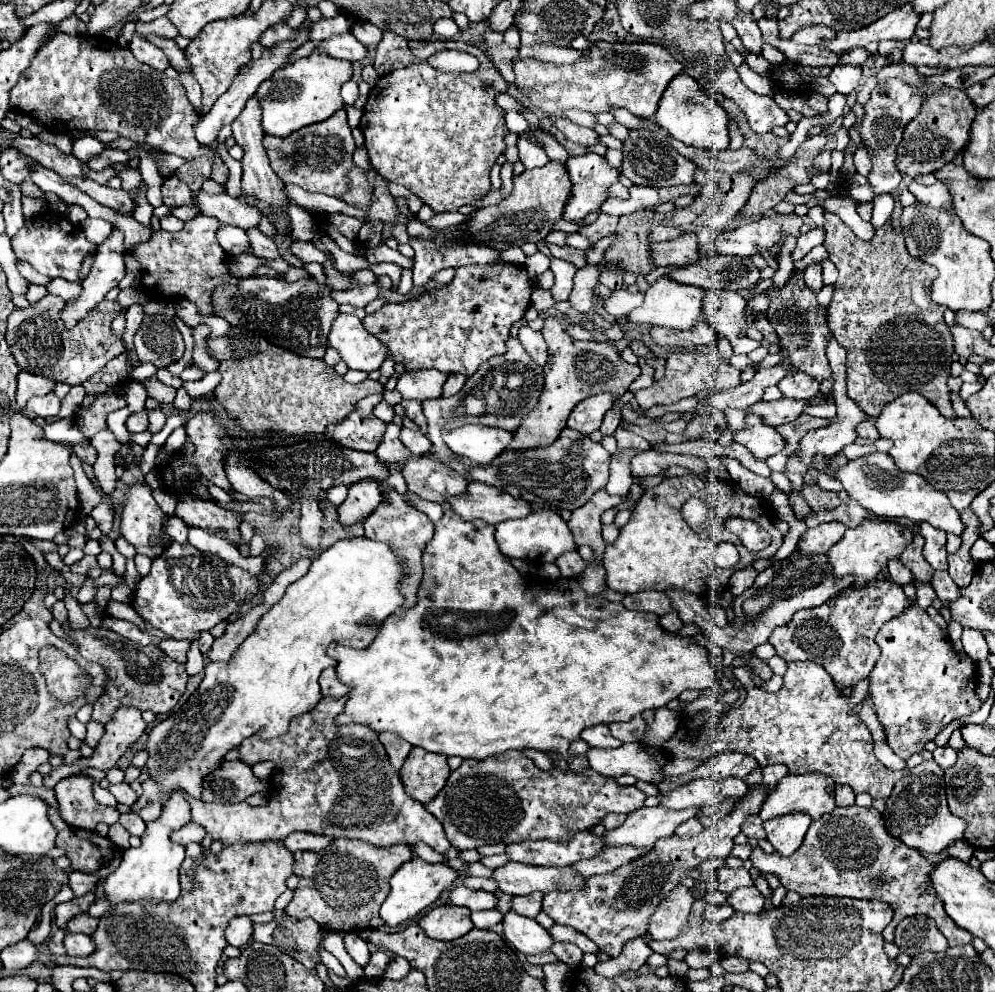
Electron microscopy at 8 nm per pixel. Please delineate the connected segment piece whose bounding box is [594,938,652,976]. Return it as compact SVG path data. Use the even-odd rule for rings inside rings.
M634 938L634 940L630 940L630 944L626 944L626 948L622 950L620 956L596 964L594 970L600 976L616 976L624 970L640 968L648 960L650 954L652 954L652 948L644 942L644 938Z

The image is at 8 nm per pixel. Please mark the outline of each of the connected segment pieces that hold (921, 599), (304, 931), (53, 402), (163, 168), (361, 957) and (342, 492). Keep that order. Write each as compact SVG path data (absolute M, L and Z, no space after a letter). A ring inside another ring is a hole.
M912 580L912 584L916 586L916 598L918 598L918 606L922 606L924 610L932 604L932 600L936 598L932 586L928 582L920 582L920 580Z
M276 918L270 924L256 924L252 938L256 942L282 948L282 952L310 970L316 970L316 966L322 962L318 954L322 946L322 928L310 918Z
M46 394L42 398L32 398L26 408L34 410L38 416L46 418L46 416L58 416L60 412L60 400L54 394Z
M166 152L157 154L157 167L163 178L170 177L186 160L180 156ZM173 172L173 173L172 173Z
M354 932L344 934L344 946L346 946L346 952L354 958L356 964L360 964L360 966L368 964L370 950L368 950L368 944L358 934L354 934Z
M344 485L334 486L327 491L327 499L332 506L340 506L348 495L348 487Z

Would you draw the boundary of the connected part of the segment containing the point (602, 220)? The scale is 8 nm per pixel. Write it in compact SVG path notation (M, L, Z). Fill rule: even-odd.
M600 212L598 218L596 218L596 222L580 228L578 232L580 232L582 236L586 236L588 242L594 246L598 240L602 240L602 238L606 238L606 236L612 236L614 230L616 230L616 224L618 224L618 218L616 218L616 216L610 216L610 214L602 214L602 212Z

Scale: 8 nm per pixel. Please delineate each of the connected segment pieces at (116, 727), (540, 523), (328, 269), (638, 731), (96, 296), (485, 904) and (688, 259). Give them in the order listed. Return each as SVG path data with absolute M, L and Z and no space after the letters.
M118 708L110 722L106 724L106 732L96 744L90 758L78 758L74 764L60 764L52 768L48 776L44 776L44 786L54 788L56 782L70 774L78 774L86 768L110 770L116 766L116 760L144 734L146 722L140 716L138 708Z
M536 510L534 514L518 520L506 520L496 524L496 542L500 552L508 558L522 558L522 560L538 560L542 564L554 562L560 554L576 550L572 534L560 514L552 510Z
M328 254L328 260L322 266L324 266L324 276L326 276L326 286L342 291L347 290L351 286L351 279L354 272L338 272L334 268L334 258L330 254Z
M638 714L628 722L612 722L610 732L614 738L618 738L622 742L642 742L644 732L646 732L646 722Z
M116 228L114 234L98 246L90 274L82 282L82 294L72 302L66 302L62 310L62 322L66 324L66 328L74 328L74 324L78 324L78 320L82 320L86 312L94 310L104 300L104 296L122 280L126 270L124 254L120 252L122 244L124 234Z
M456 886L450 892L450 904L456 906L466 906L468 910L488 910L488 908L496 908L498 898L492 892L484 892L484 890L472 890L466 886Z
M684 234L670 242L658 242L652 246L652 260L656 266L686 266L692 264L692 258L698 258L696 236Z

